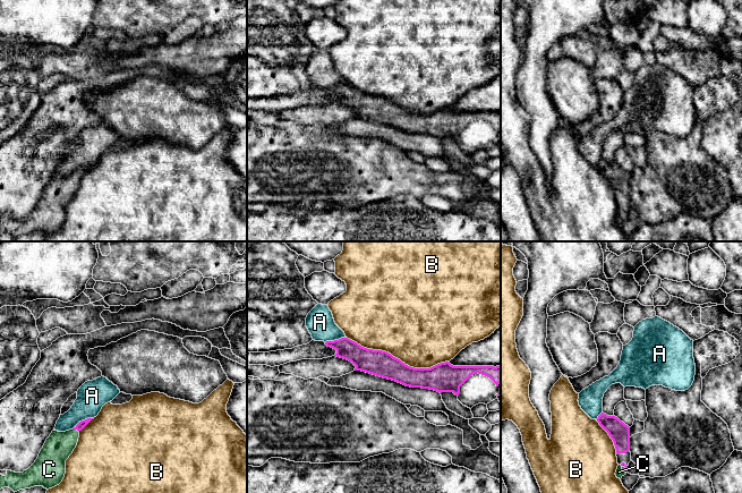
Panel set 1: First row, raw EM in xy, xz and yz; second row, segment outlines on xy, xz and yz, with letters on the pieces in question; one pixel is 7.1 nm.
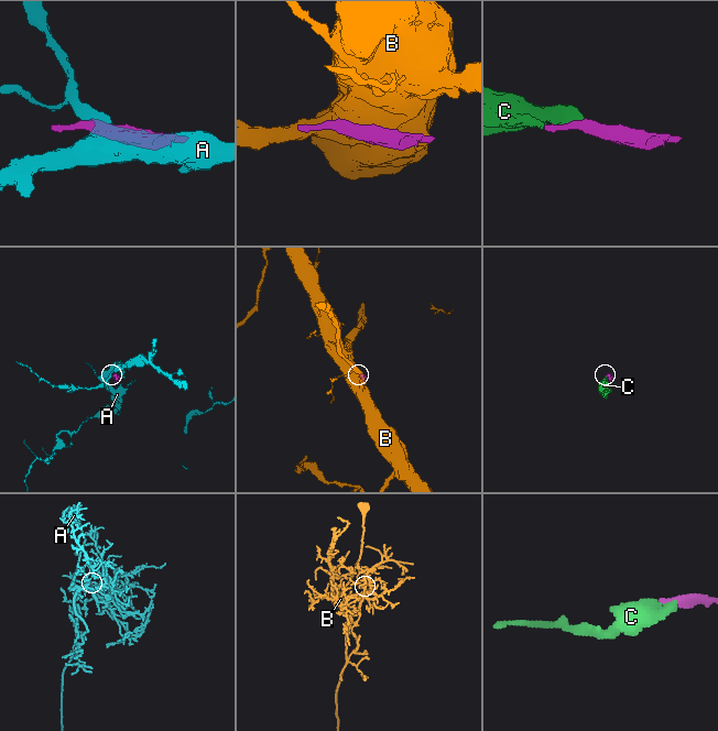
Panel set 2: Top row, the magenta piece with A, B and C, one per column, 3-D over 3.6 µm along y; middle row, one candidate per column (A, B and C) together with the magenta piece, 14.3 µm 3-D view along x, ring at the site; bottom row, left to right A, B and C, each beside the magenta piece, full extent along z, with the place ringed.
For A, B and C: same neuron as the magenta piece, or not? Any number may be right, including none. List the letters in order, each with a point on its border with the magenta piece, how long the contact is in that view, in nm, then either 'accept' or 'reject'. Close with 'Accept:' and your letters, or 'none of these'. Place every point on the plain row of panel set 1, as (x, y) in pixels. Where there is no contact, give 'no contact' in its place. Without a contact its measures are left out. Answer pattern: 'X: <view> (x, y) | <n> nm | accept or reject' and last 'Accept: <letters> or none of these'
A: xy (82, 167) | 180 nm | reject
B: xz (397, 104) | 750 nm | reject
C: xy (76, 175) | 50 nm | accept
Accept: C

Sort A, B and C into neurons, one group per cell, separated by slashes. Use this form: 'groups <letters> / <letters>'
groups A / B / C

